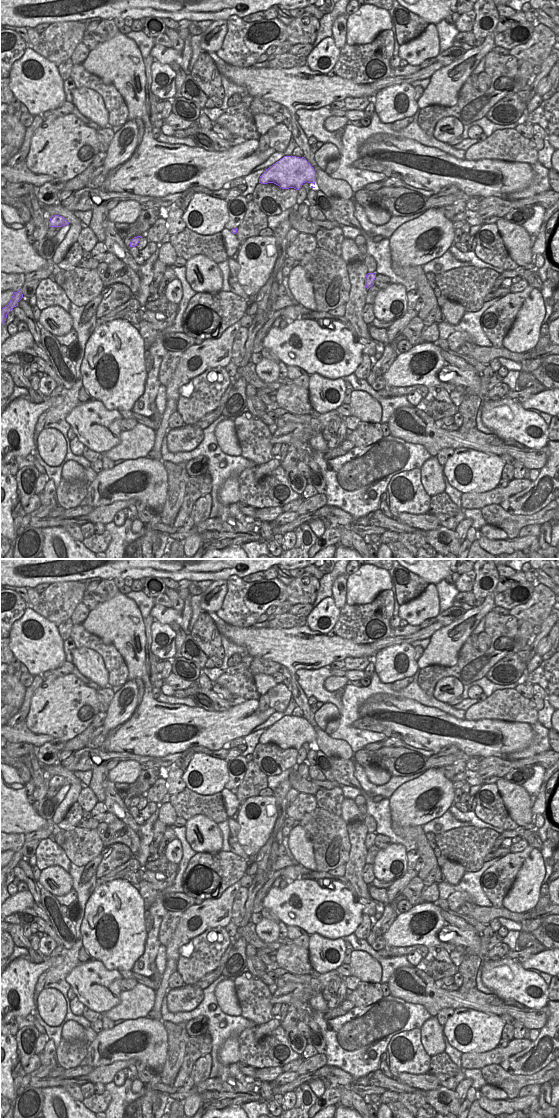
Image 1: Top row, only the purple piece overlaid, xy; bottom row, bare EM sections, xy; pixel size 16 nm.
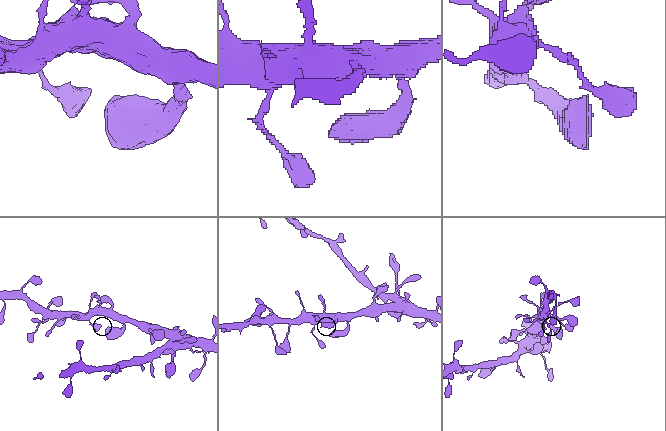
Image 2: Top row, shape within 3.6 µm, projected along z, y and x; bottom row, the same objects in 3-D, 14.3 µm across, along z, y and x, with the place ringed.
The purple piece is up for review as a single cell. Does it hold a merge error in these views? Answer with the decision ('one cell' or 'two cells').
one cell

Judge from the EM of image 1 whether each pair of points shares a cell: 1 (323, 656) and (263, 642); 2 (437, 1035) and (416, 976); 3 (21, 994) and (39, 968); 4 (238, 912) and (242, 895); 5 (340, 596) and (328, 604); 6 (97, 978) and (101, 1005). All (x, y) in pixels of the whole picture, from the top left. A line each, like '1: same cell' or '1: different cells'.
1: same cell
2: different cells
3: same cell
4: same cell
5: different cells
6: same cell

